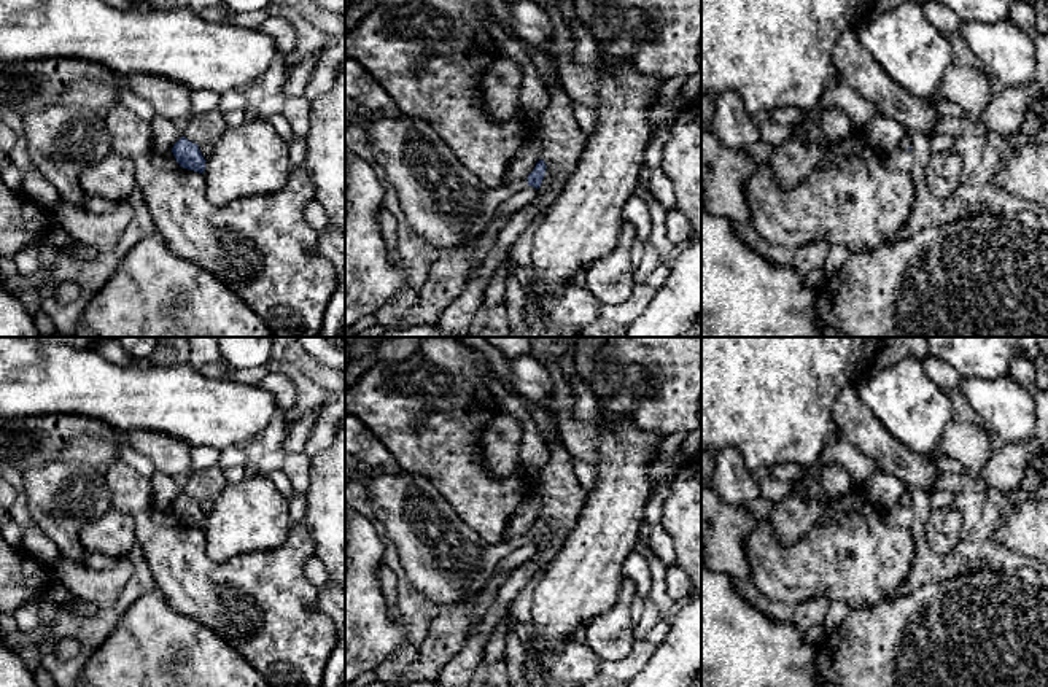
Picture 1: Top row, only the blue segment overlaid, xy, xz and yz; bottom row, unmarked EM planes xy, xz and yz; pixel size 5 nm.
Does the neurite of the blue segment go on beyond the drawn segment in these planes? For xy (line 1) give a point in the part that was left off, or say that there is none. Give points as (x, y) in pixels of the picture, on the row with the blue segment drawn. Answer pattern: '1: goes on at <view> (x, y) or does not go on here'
1: does not go on here

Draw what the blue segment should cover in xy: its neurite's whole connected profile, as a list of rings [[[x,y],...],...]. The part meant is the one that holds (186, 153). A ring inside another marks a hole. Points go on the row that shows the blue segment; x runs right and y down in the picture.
[[[181,137],[172,148],[172,153],[180,164],[180,167],[194,170],[199,173],[205,172],[205,159],[199,149],[199,145]]]

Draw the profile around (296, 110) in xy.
[[[304,95],[285,100],[281,113],[291,124],[296,138],[307,137],[310,130],[310,110],[312,103]]]

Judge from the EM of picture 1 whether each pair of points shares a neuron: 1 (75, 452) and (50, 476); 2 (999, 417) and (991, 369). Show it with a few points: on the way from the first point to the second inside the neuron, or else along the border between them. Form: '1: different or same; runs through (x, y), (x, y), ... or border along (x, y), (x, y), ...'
1: different; border along (96, 466), (48, 461), (29, 469)
2: different; border along (1009, 374), (999, 379), (961, 377)

